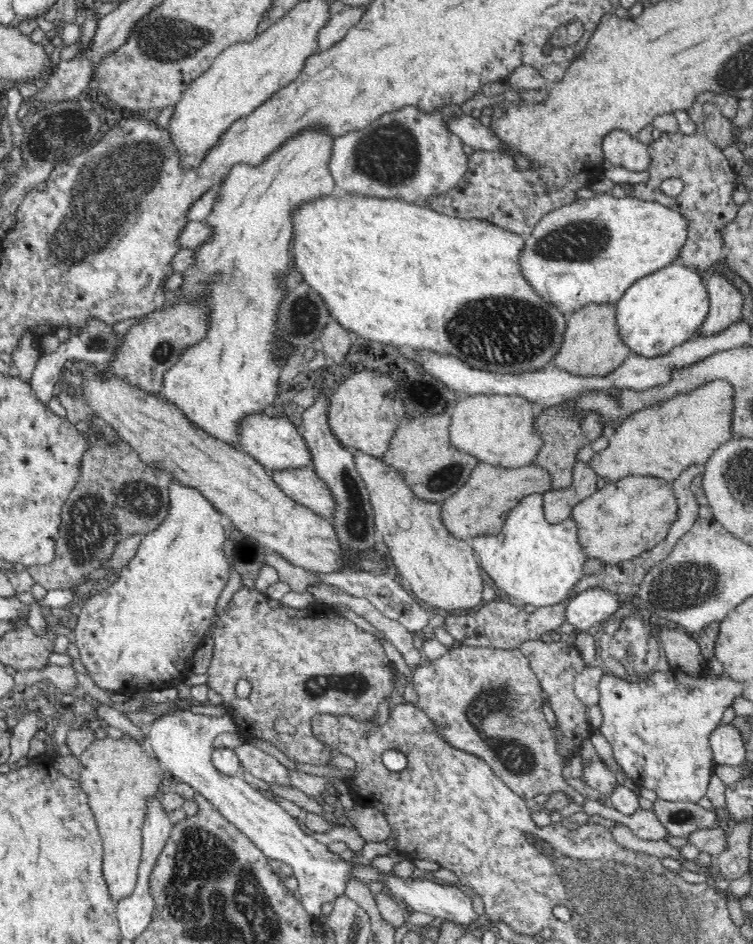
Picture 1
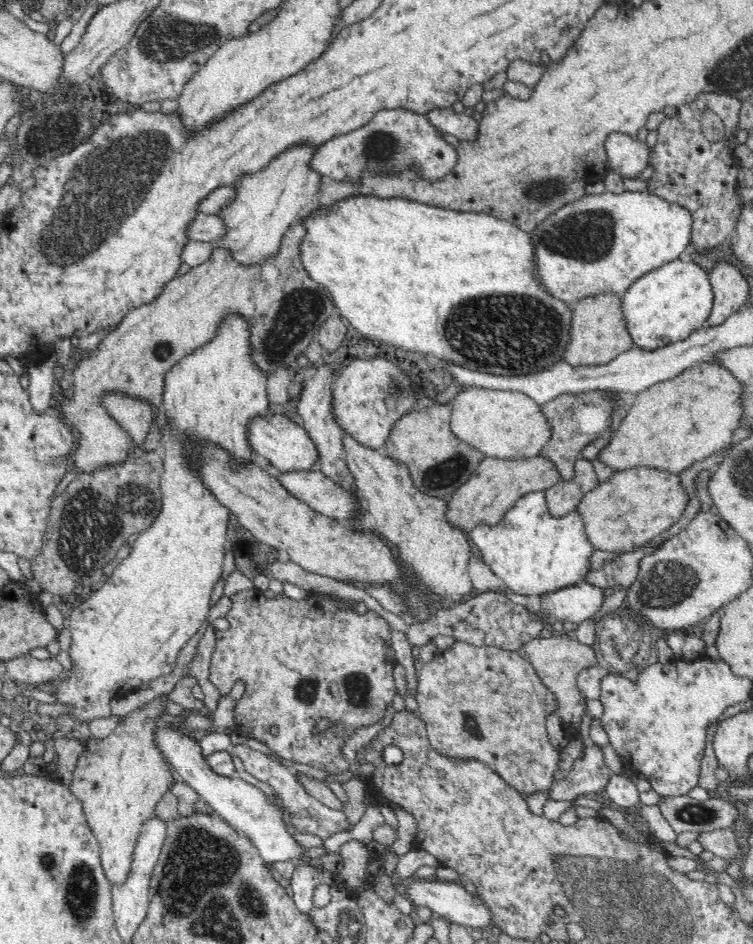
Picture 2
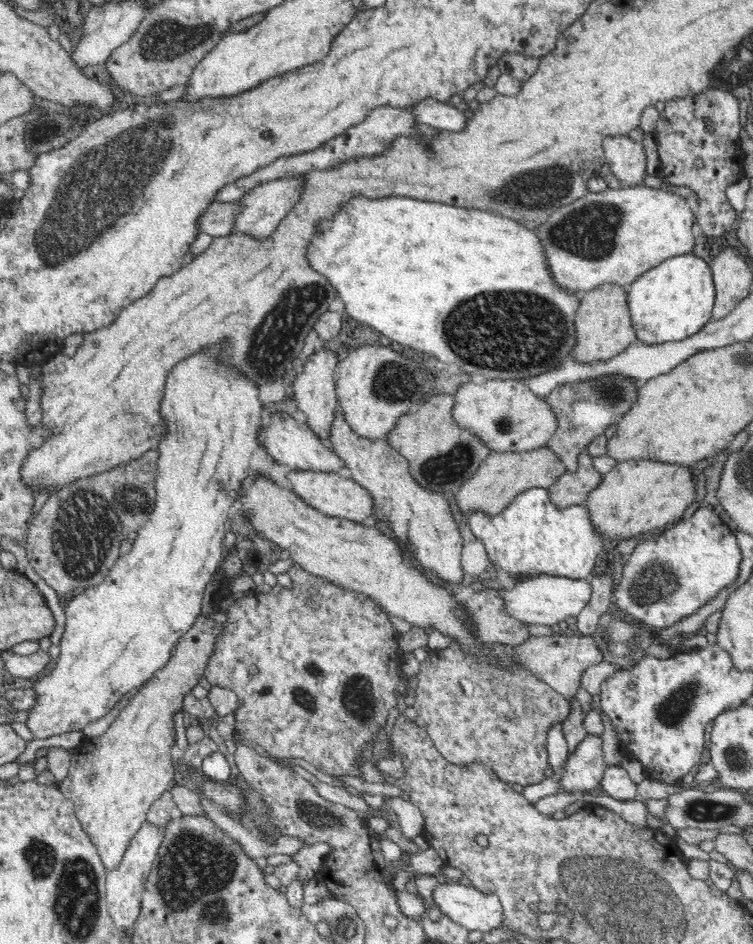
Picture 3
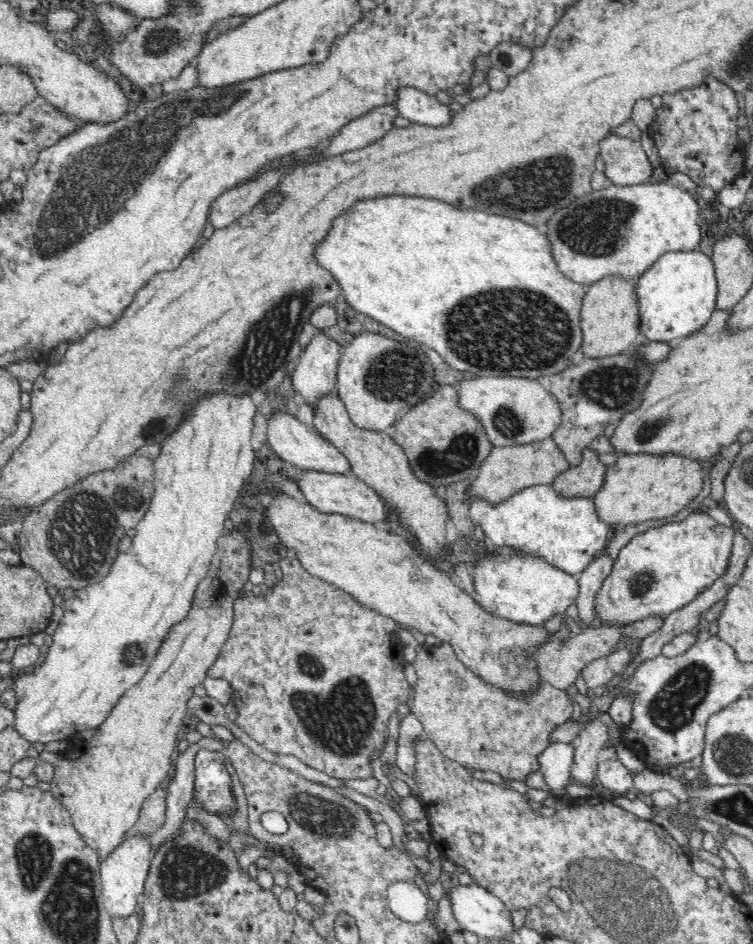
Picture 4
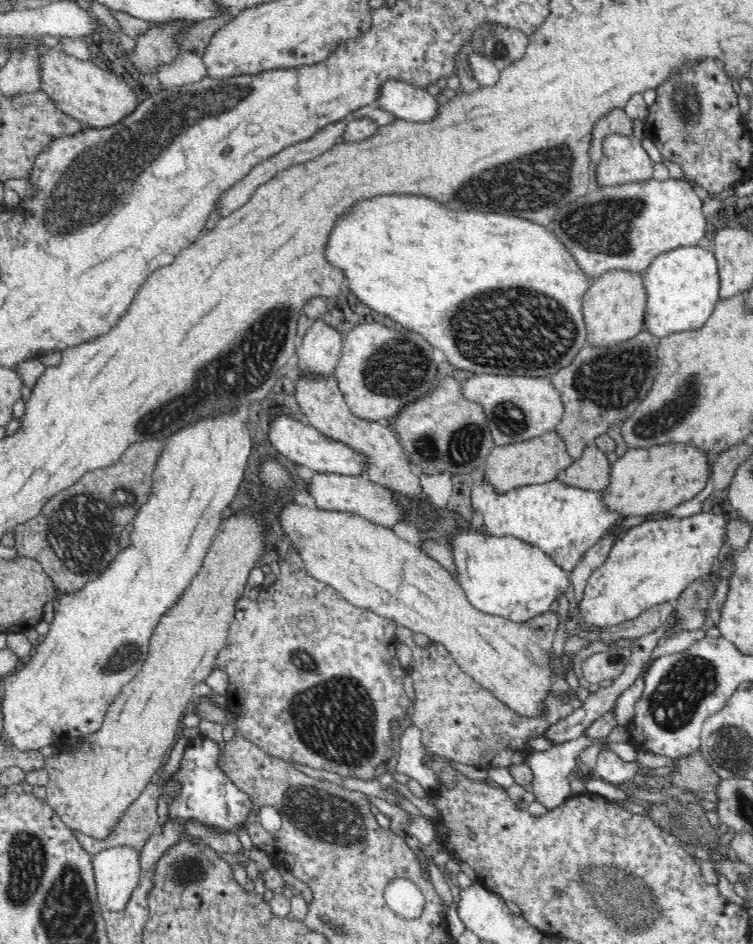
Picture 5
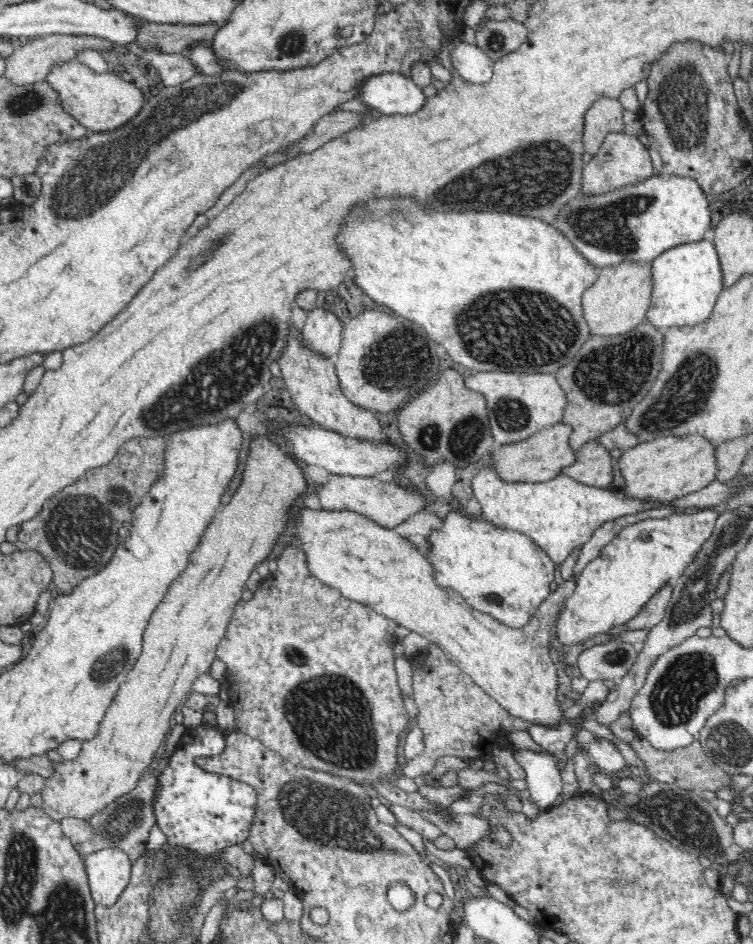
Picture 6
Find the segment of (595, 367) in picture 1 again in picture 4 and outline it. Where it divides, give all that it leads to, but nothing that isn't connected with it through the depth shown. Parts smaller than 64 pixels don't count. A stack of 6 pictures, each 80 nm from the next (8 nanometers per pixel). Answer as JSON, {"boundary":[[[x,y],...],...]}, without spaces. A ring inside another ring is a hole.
{"boundary":[[[614,274],[606,276],[586,288],[580,313],[583,334],[579,355],[588,358],[614,356],[636,346],[641,340],[635,283]]]}

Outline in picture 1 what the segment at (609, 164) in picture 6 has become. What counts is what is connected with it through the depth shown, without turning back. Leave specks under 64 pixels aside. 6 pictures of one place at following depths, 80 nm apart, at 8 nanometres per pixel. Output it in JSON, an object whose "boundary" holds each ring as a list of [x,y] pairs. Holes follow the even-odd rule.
{"boundary":[[[622,129],[610,131],[603,138],[601,147],[604,158],[626,170],[642,172],[650,166],[648,145]]]}

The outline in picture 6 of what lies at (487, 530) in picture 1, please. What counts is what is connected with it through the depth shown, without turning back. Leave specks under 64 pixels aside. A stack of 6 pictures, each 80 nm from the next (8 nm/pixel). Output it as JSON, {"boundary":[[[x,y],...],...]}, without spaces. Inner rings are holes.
{"boundary":[[[560,422],[522,441],[495,446],[491,456],[496,475],[506,483],[542,483],[557,478],[565,467],[571,466],[575,461],[575,452],[570,447],[570,436],[570,426]]]}

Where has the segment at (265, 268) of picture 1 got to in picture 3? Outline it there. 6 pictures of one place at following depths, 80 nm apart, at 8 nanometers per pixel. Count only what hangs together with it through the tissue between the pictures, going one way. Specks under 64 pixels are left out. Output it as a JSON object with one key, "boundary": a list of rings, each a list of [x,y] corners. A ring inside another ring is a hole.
{"boundary":[[[294,175],[290,178],[270,179],[261,185],[251,188],[241,196],[240,210],[235,214],[231,232],[241,232],[252,238],[270,238],[272,232],[278,228],[278,224],[284,220],[284,216],[290,213],[301,201],[304,181],[302,175]],[[224,344],[210,345],[198,354],[193,354],[190,358],[181,360],[167,374],[161,412],[168,434],[159,443],[158,450],[161,456],[157,460],[159,472],[155,478],[154,510],[150,512],[150,518],[143,524],[142,530],[138,530],[132,537],[132,550],[118,558],[118,561],[114,563],[114,566],[100,584],[77,591],[74,598],[68,601],[68,604],[64,607],[66,621],[65,632],[59,644],[61,653],[43,676],[32,680],[33,684],[35,681],[33,688],[38,699],[37,703],[30,708],[29,717],[24,723],[26,723],[36,739],[50,738],[54,735],[64,734],[64,732],[72,732],[72,730],[82,731],[86,724],[106,716],[127,693],[134,688],[138,688],[150,678],[154,678],[154,674],[160,668],[166,666],[166,662],[170,660],[170,652],[174,650],[176,642],[184,636],[184,632],[188,632],[194,626],[194,622],[196,622],[196,618],[198,618],[198,614],[202,610],[202,598],[204,598],[206,584],[212,580],[212,576],[218,570],[218,564],[223,560],[223,541],[229,528],[228,520],[231,508],[237,499],[242,481],[251,471],[250,457],[259,449],[258,432],[263,426],[261,422],[263,406],[258,399],[259,386],[252,379],[248,379],[244,373],[240,373],[236,367],[230,367],[230,365],[224,365],[224,363],[218,361],[218,354],[220,354],[222,346]]]}

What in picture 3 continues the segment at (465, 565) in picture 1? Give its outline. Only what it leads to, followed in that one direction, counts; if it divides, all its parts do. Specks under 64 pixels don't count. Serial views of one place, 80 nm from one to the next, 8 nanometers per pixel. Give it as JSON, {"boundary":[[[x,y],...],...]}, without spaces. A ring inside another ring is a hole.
{"boundary":[[[337,407],[337,414],[331,429],[331,442],[336,455],[346,464],[346,474],[348,474],[358,485],[364,487],[373,498],[373,514],[377,520],[382,520],[396,537],[396,541],[404,544],[404,549],[409,550],[411,556],[425,574],[439,584],[445,584],[450,588],[462,584],[464,571],[462,571],[461,555],[463,540],[460,535],[458,525],[452,517],[448,498],[446,495],[428,491],[418,485],[409,470],[409,462],[398,451],[392,449],[392,445],[386,439],[370,441],[370,439],[358,437],[350,429],[350,425],[344,419],[342,408]]]}

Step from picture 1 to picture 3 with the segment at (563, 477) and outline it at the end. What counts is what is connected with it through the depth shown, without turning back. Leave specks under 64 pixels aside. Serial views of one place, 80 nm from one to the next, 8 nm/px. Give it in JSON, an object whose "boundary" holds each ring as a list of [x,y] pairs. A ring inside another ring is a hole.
{"boundary":[[[610,374],[592,382],[562,384],[548,394],[546,403],[556,415],[558,428],[547,443],[548,449],[559,457],[566,467],[566,473],[574,473],[578,468],[578,457],[597,437],[604,436],[608,426],[619,423],[621,418],[636,404],[638,385],[633,378],[620,374]]]}

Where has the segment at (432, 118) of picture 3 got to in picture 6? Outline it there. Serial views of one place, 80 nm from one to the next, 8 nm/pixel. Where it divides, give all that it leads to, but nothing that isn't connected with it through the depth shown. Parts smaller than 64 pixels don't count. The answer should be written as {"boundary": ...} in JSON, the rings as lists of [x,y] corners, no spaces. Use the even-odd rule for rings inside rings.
{"boundary":[[[392,72],[362,80],[356,98],[382,115],[414,114],[426,102],[424,91],[411,78]]]}

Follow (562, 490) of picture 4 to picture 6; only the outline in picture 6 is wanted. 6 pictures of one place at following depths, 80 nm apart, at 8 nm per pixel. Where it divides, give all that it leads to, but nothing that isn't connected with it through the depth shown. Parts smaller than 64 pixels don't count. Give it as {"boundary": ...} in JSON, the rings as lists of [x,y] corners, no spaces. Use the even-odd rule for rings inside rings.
{"boundary":[[[590,440],[575,452],[574,464],[565,467],[561,474],[587,486],[607,489],[613,482],[612,457],[598,440]]]}

